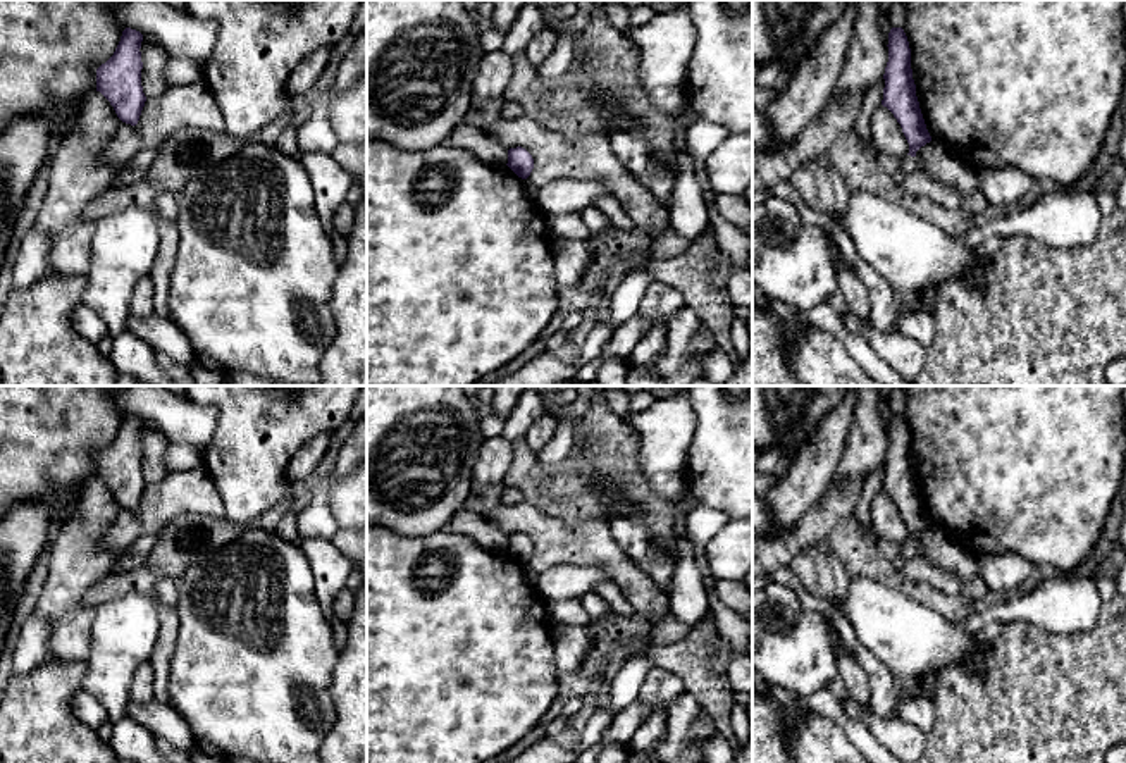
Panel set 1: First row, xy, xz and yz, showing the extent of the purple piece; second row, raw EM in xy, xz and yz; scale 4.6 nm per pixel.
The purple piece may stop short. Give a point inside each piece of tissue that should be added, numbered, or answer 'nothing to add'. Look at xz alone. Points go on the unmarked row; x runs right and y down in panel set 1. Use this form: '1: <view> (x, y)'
1: xz (486, 534)

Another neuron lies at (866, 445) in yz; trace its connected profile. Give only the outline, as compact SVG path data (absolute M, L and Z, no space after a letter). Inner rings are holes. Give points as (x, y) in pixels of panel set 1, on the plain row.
M857 386L857 403L833 481L869 475L885 460L888 432L878 406L880 386Z

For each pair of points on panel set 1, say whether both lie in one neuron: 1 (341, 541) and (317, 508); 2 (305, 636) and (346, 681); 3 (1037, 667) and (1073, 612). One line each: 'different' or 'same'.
1: different
2: different
3: different

